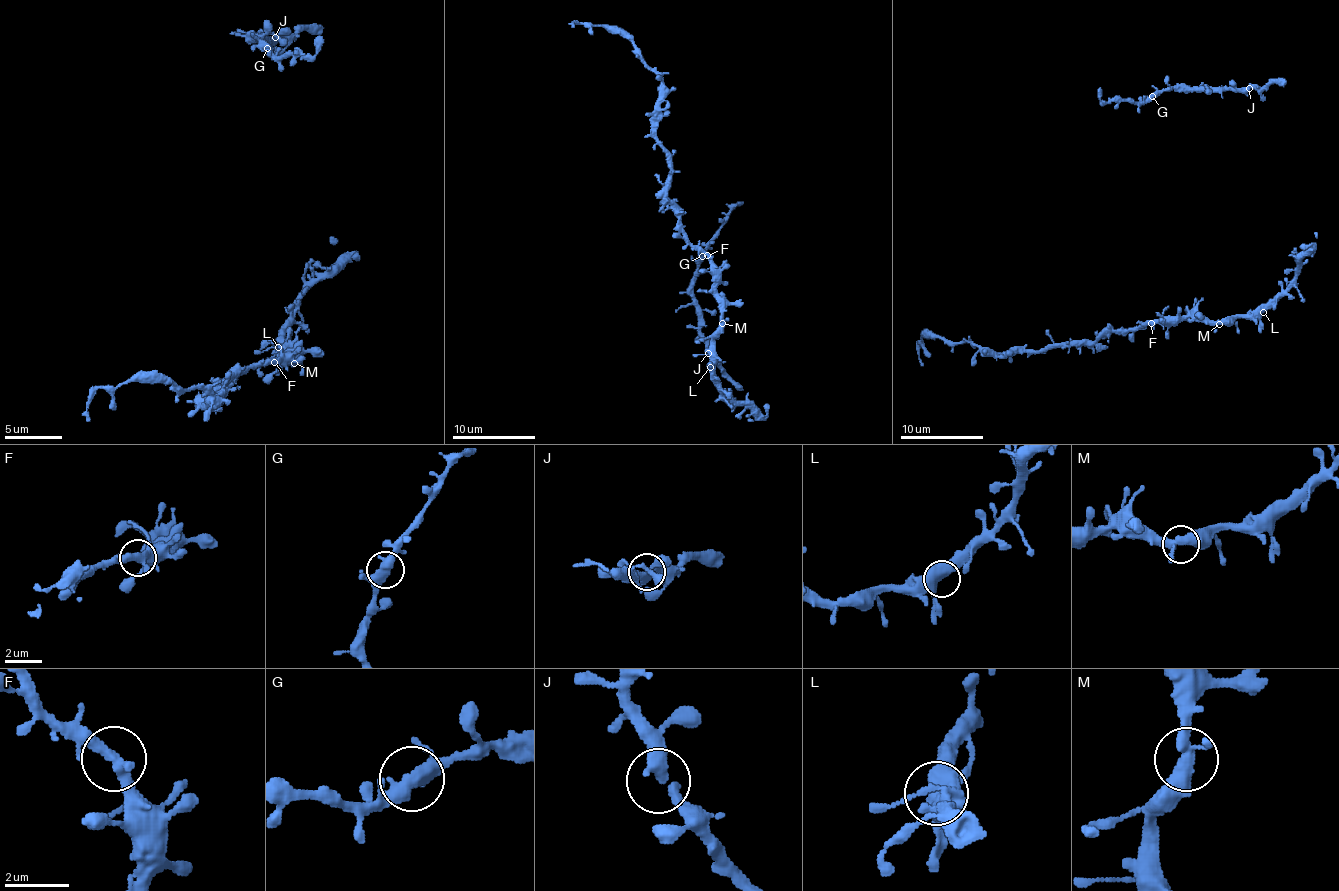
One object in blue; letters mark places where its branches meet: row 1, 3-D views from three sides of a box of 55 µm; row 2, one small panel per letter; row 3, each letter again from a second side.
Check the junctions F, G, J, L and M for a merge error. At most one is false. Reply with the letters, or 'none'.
none

